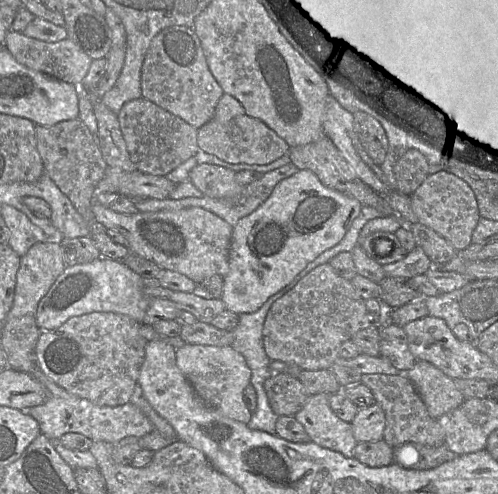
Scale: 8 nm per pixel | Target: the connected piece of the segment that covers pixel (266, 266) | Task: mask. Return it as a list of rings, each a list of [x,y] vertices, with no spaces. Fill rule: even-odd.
[[[299,170],[281,181],[268,199],[238,221],[232,232],[229,270],[223,280],[221,300],[237,315],[256,312],[271,296],[286,287],[311,261],[337,245],[346,235],[362,204],[346,194],[326,187],[309,170]]]

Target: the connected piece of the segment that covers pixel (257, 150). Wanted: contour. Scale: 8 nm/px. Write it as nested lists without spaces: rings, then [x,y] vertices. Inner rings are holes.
[[[247,115],[228,122],[211,120],[197,129],[197,146],[200,151],[211,154],[230,164],[270,164],[289,152],[289,146],[263,122]]]

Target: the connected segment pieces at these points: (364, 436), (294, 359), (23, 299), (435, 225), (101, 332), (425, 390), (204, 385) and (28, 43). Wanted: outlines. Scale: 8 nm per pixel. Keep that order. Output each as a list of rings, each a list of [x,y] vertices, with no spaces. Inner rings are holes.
[[[376,403],[360,408],[351,422],[353,436],[359,442],[383,440],[385,413]]]
[[[328,262],[311,270],[272,304],[264,322],[263,345],[271,361],[297,365],[302,370],[330,369],[343,342],[360,330],[382,328],[389,322],[389,310],[383,315],[371,313],[351,281],[339,276]]]
[[[44,241],[33,245],[20,257],[13,304],[7,319],[34,315],[39,301],[65,267],[58,243]]]
[[[445,171],[429,174],[411,194],[410,199],[418,223],[440,234],[457,251],[463,250],[471,244],[474,229],[481,216],[475,194],[463,179]]]
[[[114,312],[74,316],[54,330],[42,331],[35,354],[43,373],[67,392],[99,406],[130,402],[145,358],[148,341],[140,334],[141,323]]]
[[[416,361],[404,374],[413,383],[429,414],[435,419],[457,408],[465,400],[454,379],[429,362]]]
[[[185,343],[176,349],[176,364],[206,405],[235,421],[247,424],[251,420],[252,413],[243,399],[244,389],[250,384],[251,370],[232,346]]]
[[[8,31],[3,47],[12,55],[16,62],[28,69],[76,87],[81,86],[93,61],[67,38],[59,42],[47,43],[28,38],[22,32]]]

